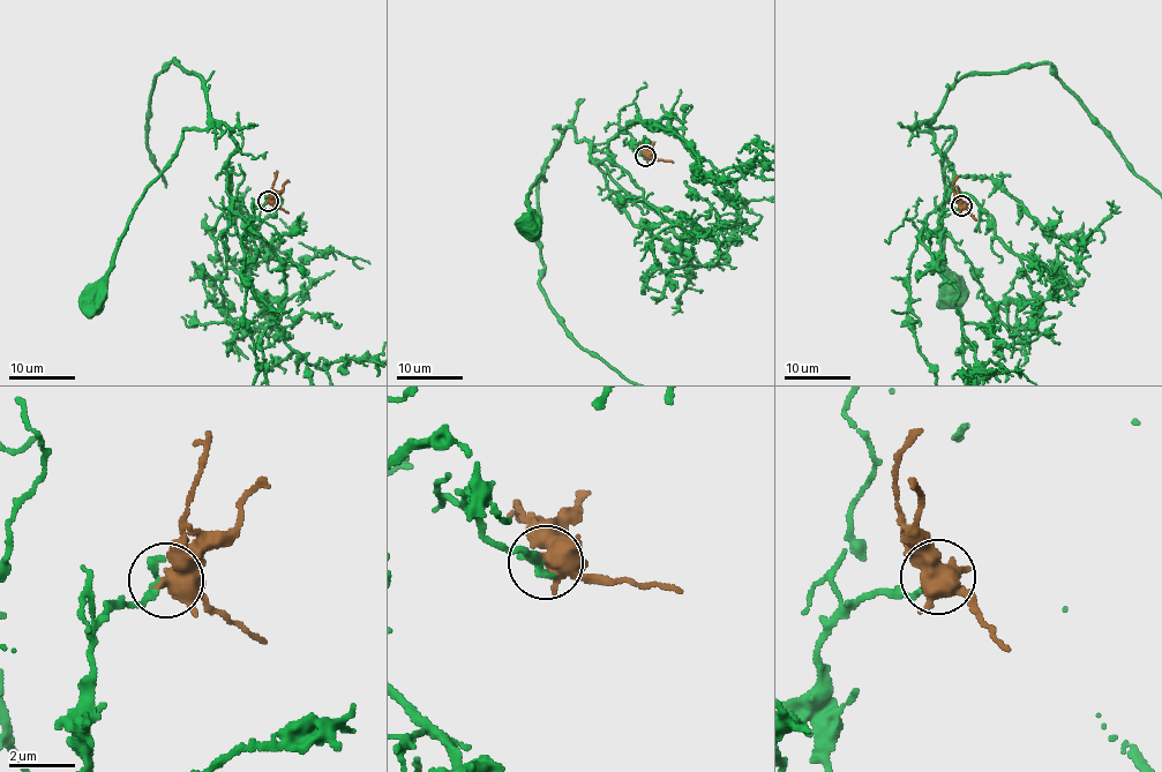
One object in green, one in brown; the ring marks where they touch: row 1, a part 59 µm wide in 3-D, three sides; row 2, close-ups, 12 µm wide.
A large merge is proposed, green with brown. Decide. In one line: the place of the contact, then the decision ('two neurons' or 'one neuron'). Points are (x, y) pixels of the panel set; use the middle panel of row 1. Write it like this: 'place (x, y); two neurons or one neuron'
place (645, 156); one neuron

